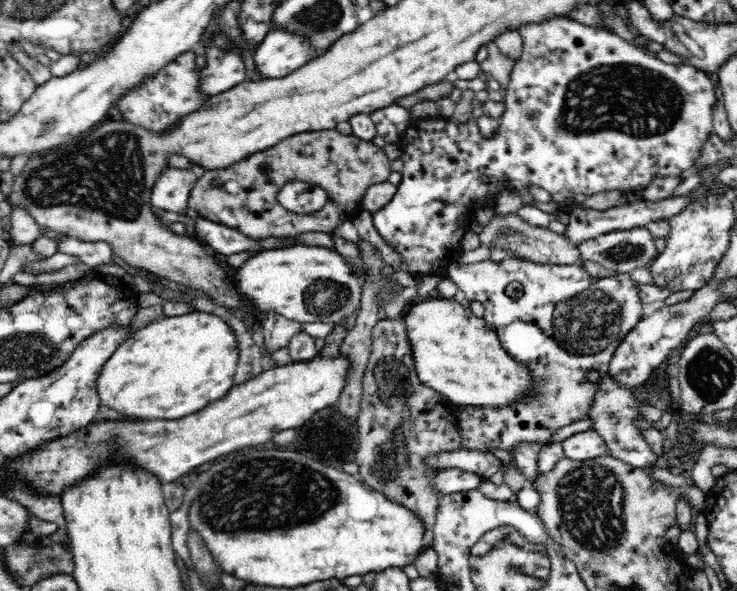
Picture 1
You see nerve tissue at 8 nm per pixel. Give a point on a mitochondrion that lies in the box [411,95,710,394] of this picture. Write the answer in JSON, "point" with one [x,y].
{"point":[586,324]}

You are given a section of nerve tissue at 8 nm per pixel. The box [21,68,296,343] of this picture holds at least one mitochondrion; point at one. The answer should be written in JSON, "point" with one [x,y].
{"point":[49,124]}

